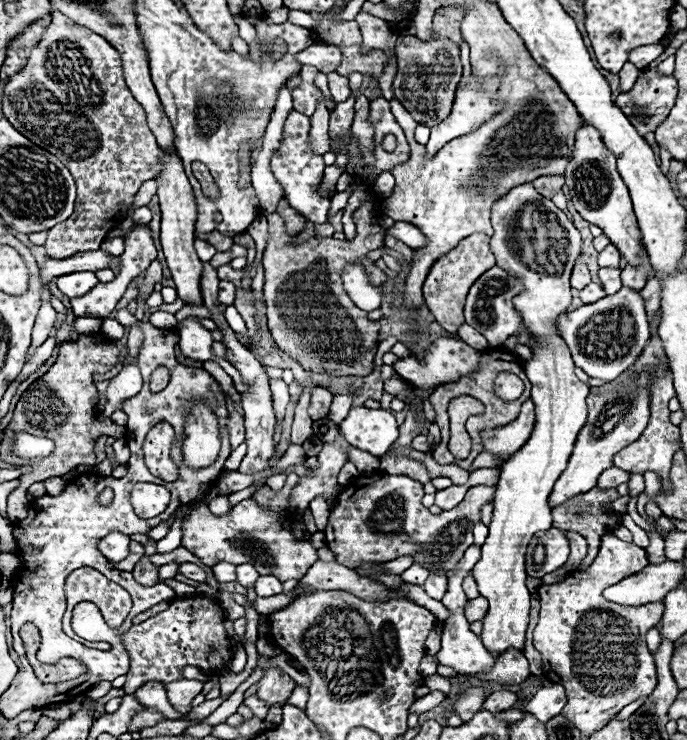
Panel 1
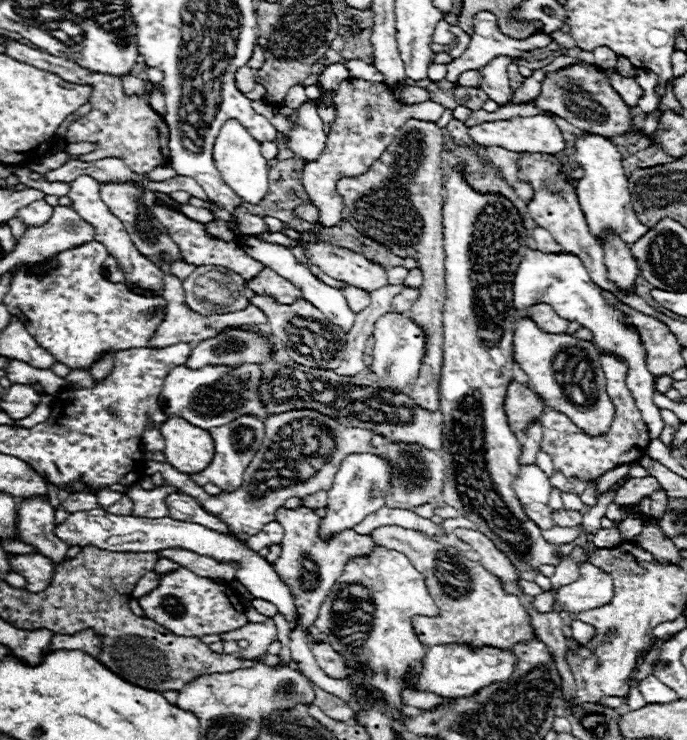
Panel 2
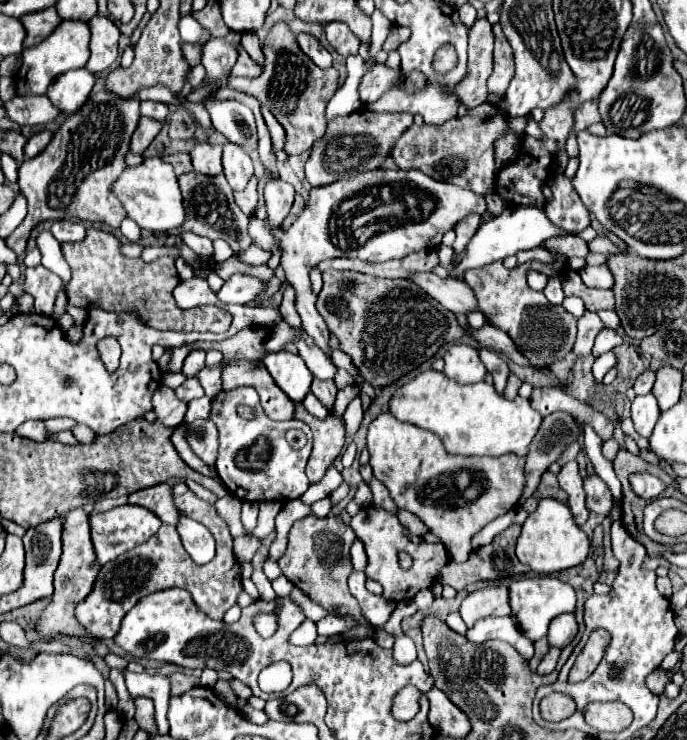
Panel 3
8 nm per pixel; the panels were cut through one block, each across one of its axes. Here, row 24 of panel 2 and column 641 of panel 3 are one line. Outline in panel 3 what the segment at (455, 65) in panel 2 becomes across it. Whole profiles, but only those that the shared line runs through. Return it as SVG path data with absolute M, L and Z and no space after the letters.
M632 474L630 476L630 486L642 498L656 498L666 490L666 484L652 474Z

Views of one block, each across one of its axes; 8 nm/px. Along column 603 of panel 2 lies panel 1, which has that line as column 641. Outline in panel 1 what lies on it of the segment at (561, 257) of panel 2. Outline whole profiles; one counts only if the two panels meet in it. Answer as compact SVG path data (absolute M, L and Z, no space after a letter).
M622 286L612 296L600 298L594 304L584 304L574 312L562 314L558 318L558 330L570 348L574 364L588 376L600 380L612 380L628 366L632 366L642 354L646 340L650 338L644 298L638 290L626 286Z

